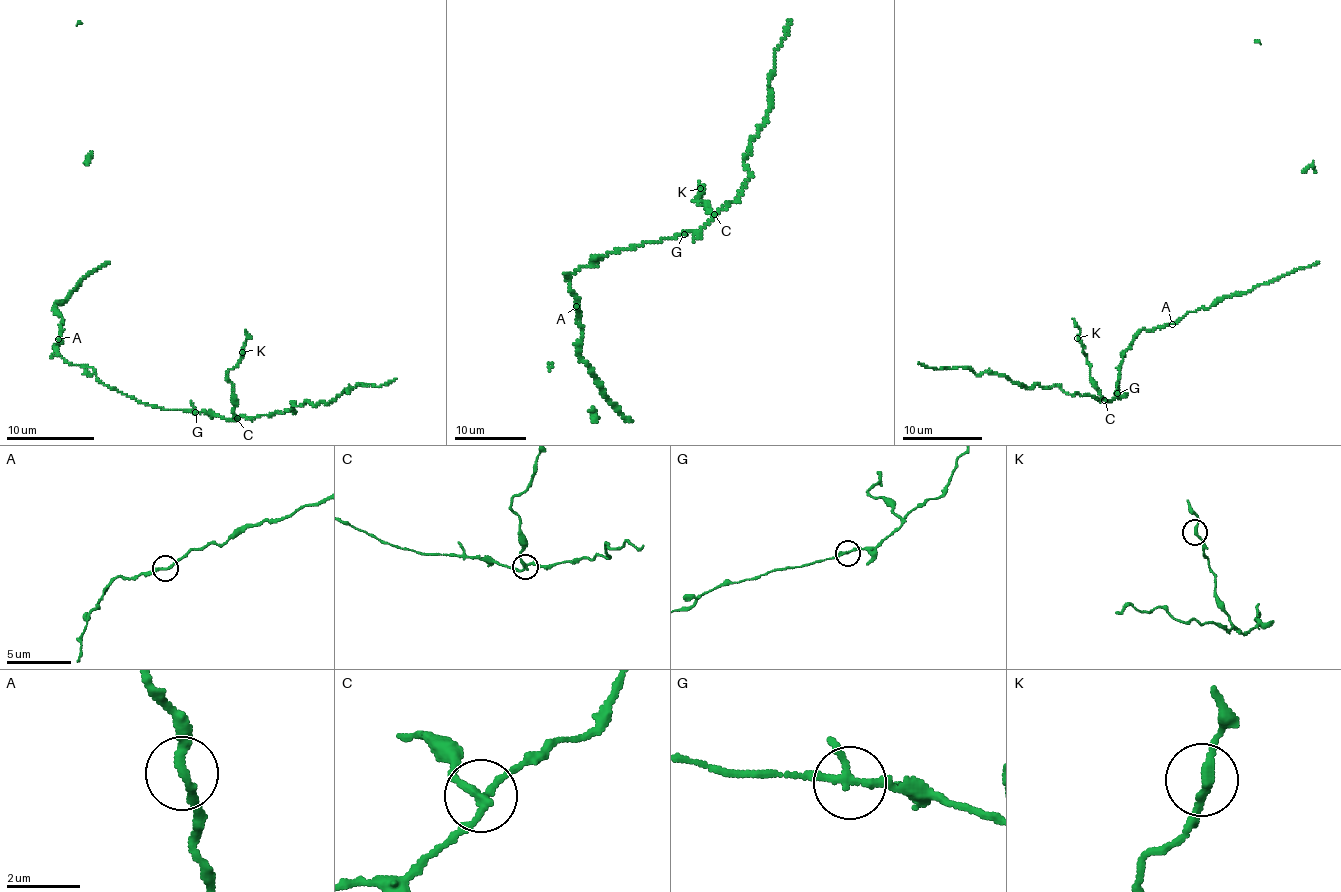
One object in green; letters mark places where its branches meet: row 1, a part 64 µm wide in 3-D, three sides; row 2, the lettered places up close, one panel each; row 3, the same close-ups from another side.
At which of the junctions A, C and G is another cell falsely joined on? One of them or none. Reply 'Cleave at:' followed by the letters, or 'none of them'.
Cleave at: C

